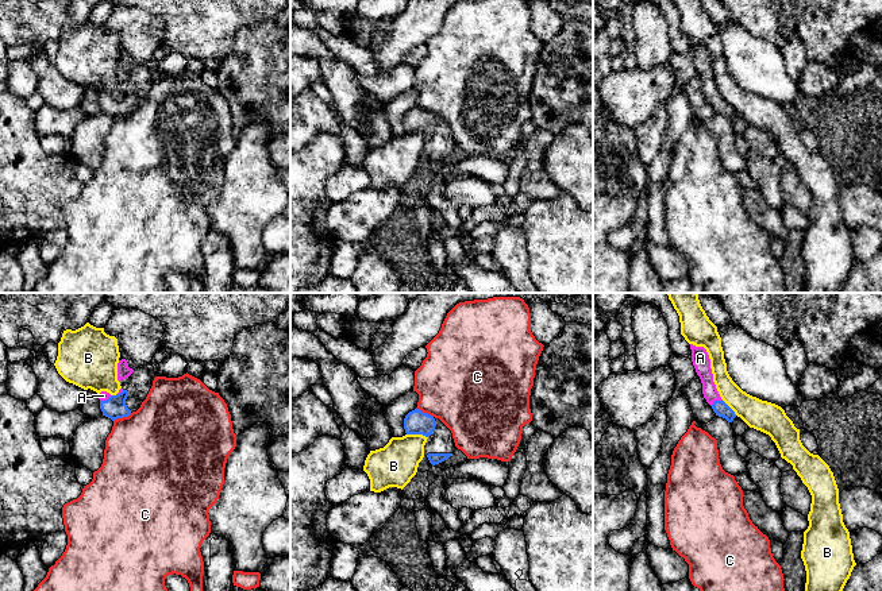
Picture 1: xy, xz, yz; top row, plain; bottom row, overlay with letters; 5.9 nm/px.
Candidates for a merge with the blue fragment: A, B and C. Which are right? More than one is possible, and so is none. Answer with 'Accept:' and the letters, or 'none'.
Accept: A

